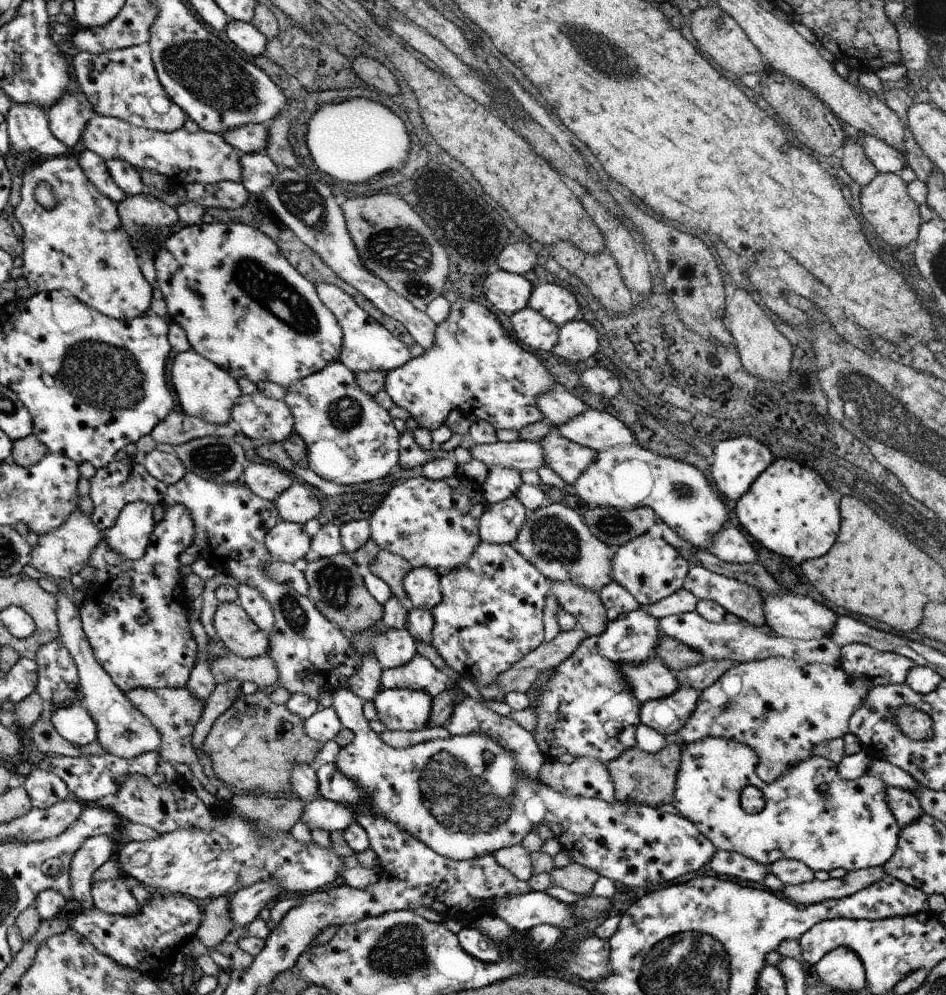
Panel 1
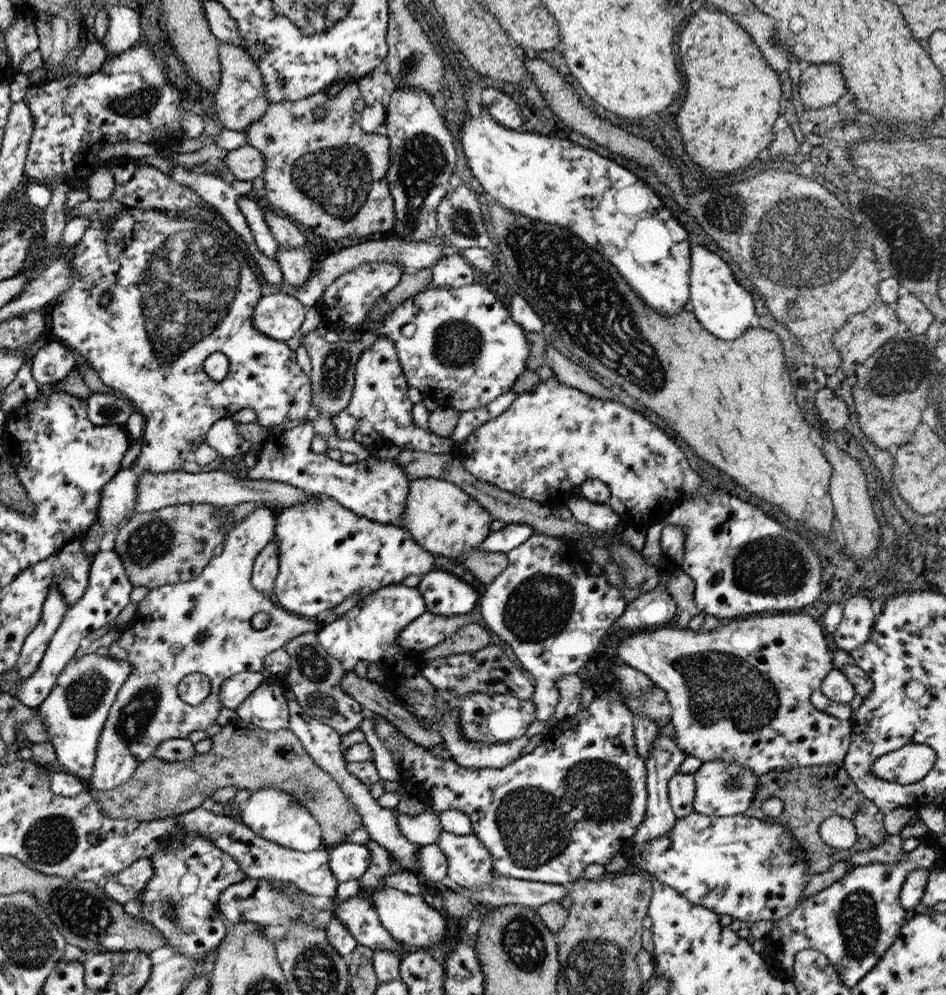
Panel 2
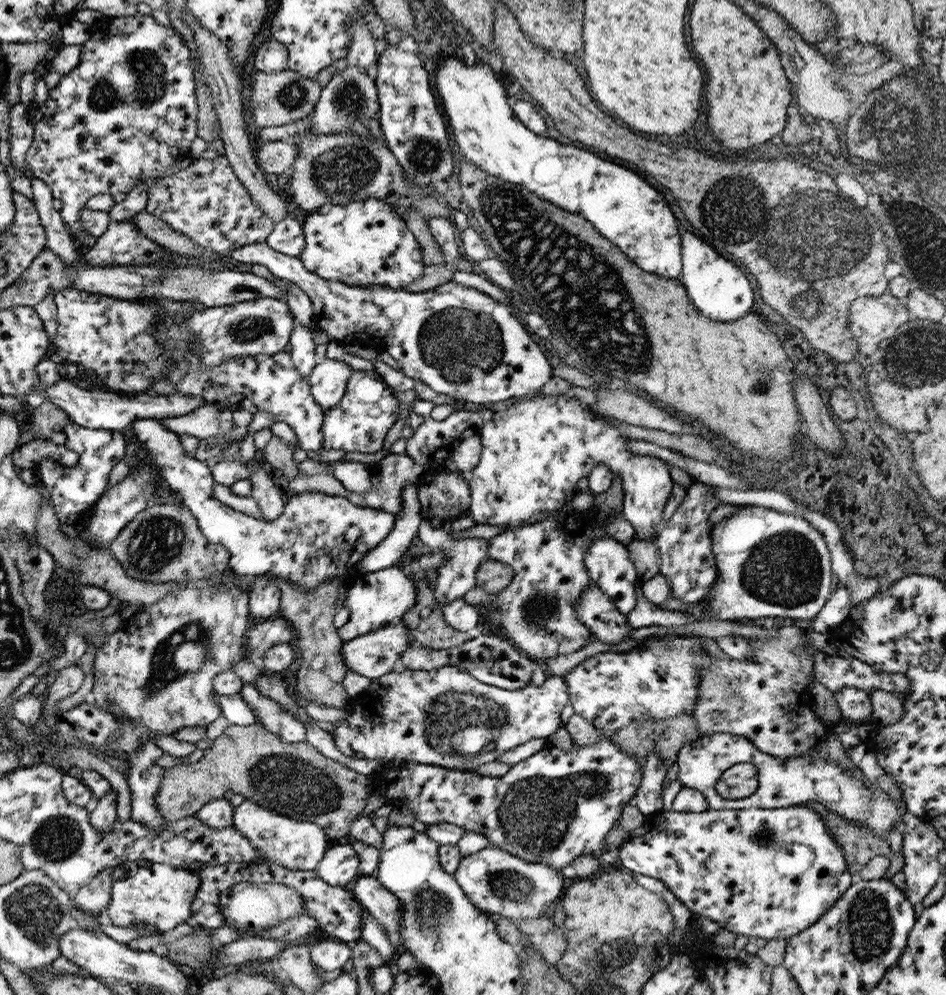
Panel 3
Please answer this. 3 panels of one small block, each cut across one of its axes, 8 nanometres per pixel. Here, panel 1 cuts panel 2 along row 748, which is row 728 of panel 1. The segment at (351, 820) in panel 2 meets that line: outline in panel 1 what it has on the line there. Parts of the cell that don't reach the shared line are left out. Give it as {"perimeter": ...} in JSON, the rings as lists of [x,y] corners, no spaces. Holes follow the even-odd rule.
{"perimeter":[[[242,692],[240,696],[223,712],[212,725],[211,731],[203,742],[203,752],[208,755],[215,775],[230,786],[236,793],[272,792],[286,794],[294,792],[292,785],[293,768],[298,763],[309,766],[323,744],[314,740],[305,732],[305,721],[286,708],[271,702],[265,693],[256,692],[251,697]]]}

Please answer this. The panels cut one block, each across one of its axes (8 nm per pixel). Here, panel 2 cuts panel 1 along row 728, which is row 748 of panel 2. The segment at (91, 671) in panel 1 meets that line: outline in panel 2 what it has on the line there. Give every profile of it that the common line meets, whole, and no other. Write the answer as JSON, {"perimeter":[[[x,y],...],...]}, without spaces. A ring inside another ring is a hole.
{"perimeter":[[[257,505],[257,508],[236,525],[225,536],[224,550],[220,556],[213,558],[201,577],[188,582],[168,584],[156,589],[150,589],[146,597],[139,602],[139,611],[142,608],[150,608],[148,614],[142,618],[135,618],[125,628],[119,639],[109,646],[107,654],[111,658],[123,660],[130,665],[129,677],[118,693],[113,708],[109,710],[109,720],[102,729],[100,740],[97,742],[97,760],[95,761],[95,773],[90,778],[89,788],[95,790],[112,790],[128,781],[134,771],[142,762],[156,755],[156,750],[161,742],[171,738],[188,739],[188,735],[194,730],[206,730],[216,723],[216,718],[224,706],[220,701],[221,686],[233,677],[233,674],[246,671],[263,672],[265,658],[274,650],[282,648],[295,636],[305,632],[318,632],[320,626],[311,619],[297,617],[288,614],[286,610],[280,612],[270,597],[257,590],[253,586],[253,566],[256,564],[258,554],[273,540],[276,533],[277,518],[272,509]],[[264,612],[270,617],[268,626],[263,630],[255,630],[252,627],[252,618],[256,614]],[[193,672],[201,672],[208,676],[212,683],[211,694],[198,706],[186,704],[178,695],[178,686],[184,676]]]}

